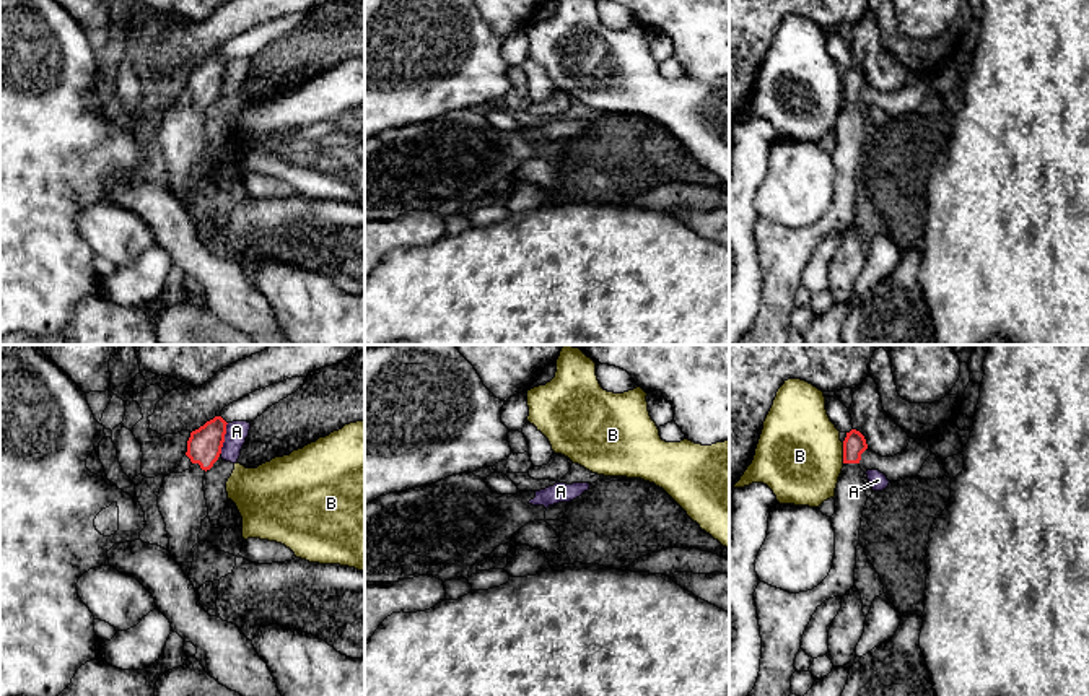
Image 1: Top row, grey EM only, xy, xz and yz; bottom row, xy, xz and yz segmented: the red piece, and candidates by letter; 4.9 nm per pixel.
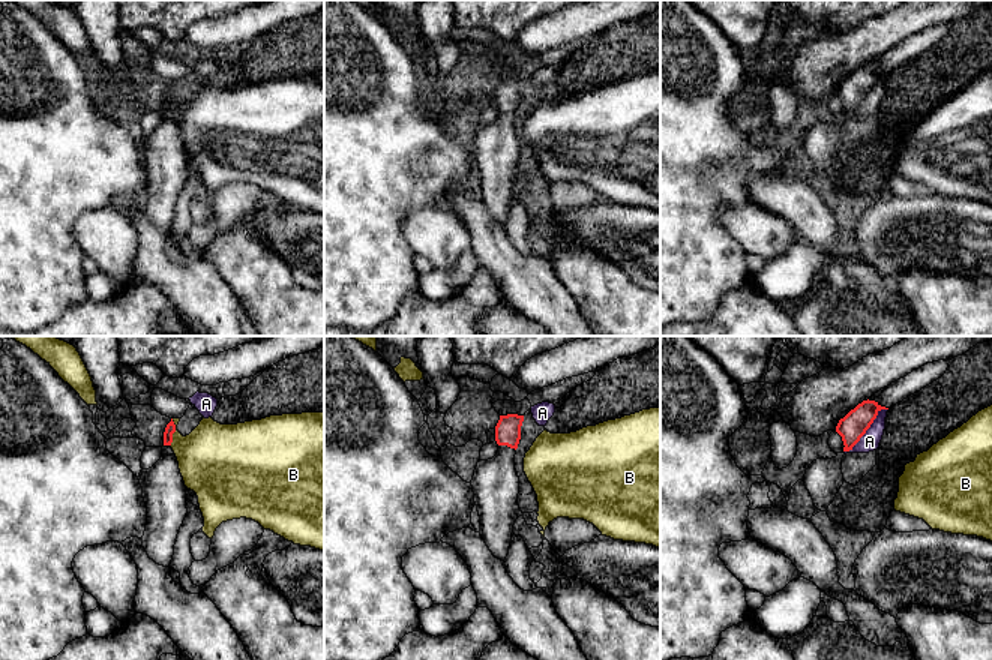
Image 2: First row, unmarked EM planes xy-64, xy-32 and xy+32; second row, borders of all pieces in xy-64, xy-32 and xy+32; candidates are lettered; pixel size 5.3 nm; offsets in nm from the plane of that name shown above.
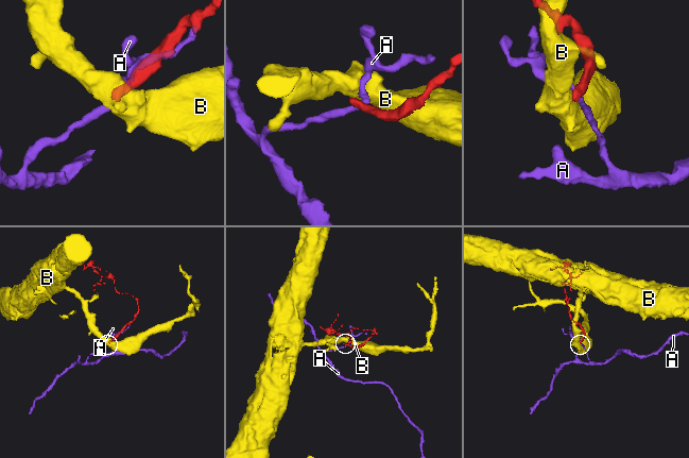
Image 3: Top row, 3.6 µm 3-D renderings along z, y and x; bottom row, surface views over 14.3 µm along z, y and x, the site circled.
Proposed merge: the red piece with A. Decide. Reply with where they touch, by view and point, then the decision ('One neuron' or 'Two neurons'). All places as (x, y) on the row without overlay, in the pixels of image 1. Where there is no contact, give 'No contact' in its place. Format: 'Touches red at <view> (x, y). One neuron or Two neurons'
Touches red at xy (223, 73). Two neurons

